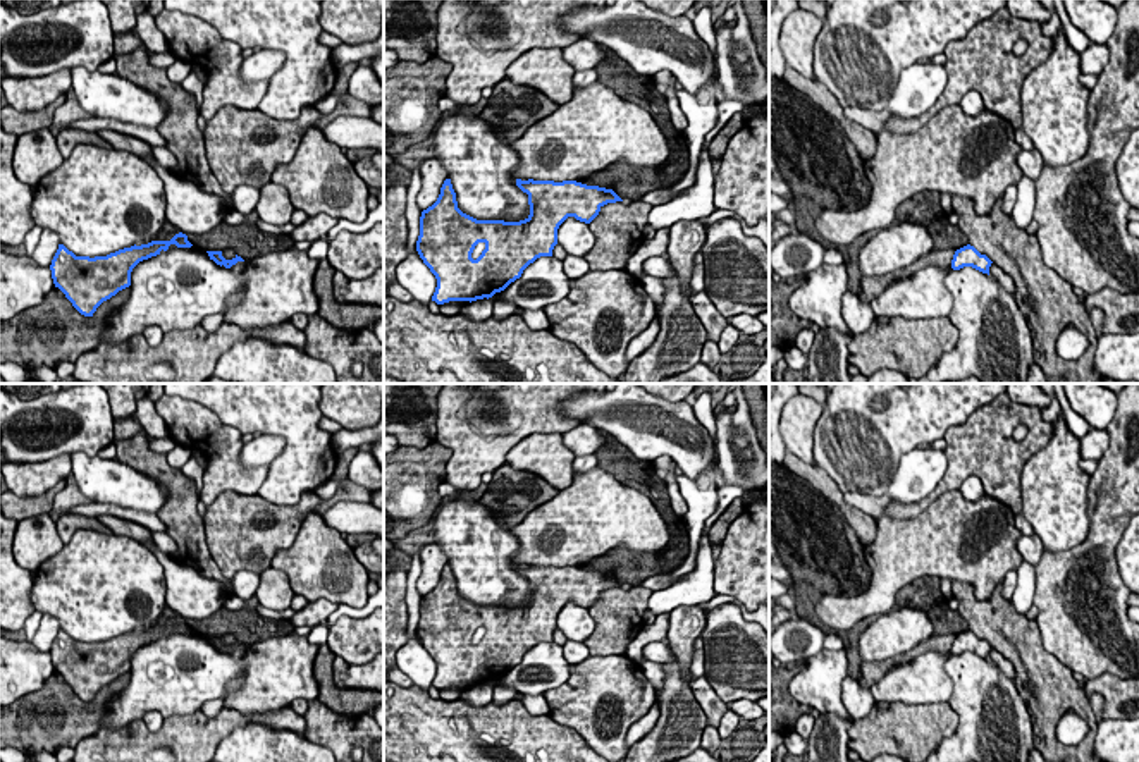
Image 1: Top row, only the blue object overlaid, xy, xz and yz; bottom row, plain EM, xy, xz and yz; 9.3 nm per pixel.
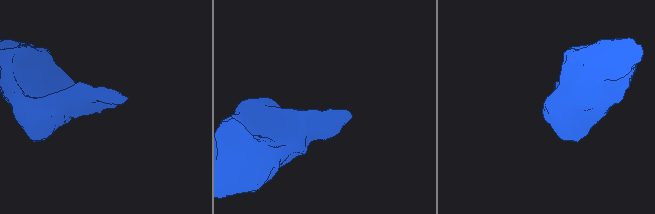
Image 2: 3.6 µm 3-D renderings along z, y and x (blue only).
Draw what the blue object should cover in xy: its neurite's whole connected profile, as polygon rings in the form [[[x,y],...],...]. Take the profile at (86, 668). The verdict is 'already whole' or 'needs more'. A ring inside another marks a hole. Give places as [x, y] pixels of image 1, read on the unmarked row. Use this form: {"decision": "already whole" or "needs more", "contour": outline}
{"decision": "already whole", "contour": [[[182,618],[170,626],[134,630],[95,643],[76,642],[64,630],[58,630],[50,650],[52,664],[81,700],[93,702],[103,686],[131,671],[131,657],[139,647],[160,640],[162,635],[167,636],[170,630],[193,631]]]}

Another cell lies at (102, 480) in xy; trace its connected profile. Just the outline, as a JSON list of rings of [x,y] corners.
[[[84,452],[69,454],[72,475],[84,497],[95,504],[115,504],[127,509],[158,514],[167,495],[145,473],[115,459],[102,459]]]

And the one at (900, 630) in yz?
[[[902,607],[881,614],[859,635],[859,655],[864,662],[881,662],[908,652],[933,636],[933,623],[924,611]]]

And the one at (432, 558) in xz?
[[[430,542],[420,549],[420,561],[422,573],[416,581],[416,590],[423,597],[437,587],[440,573],[447,564],[447,556],[437,544]]]

